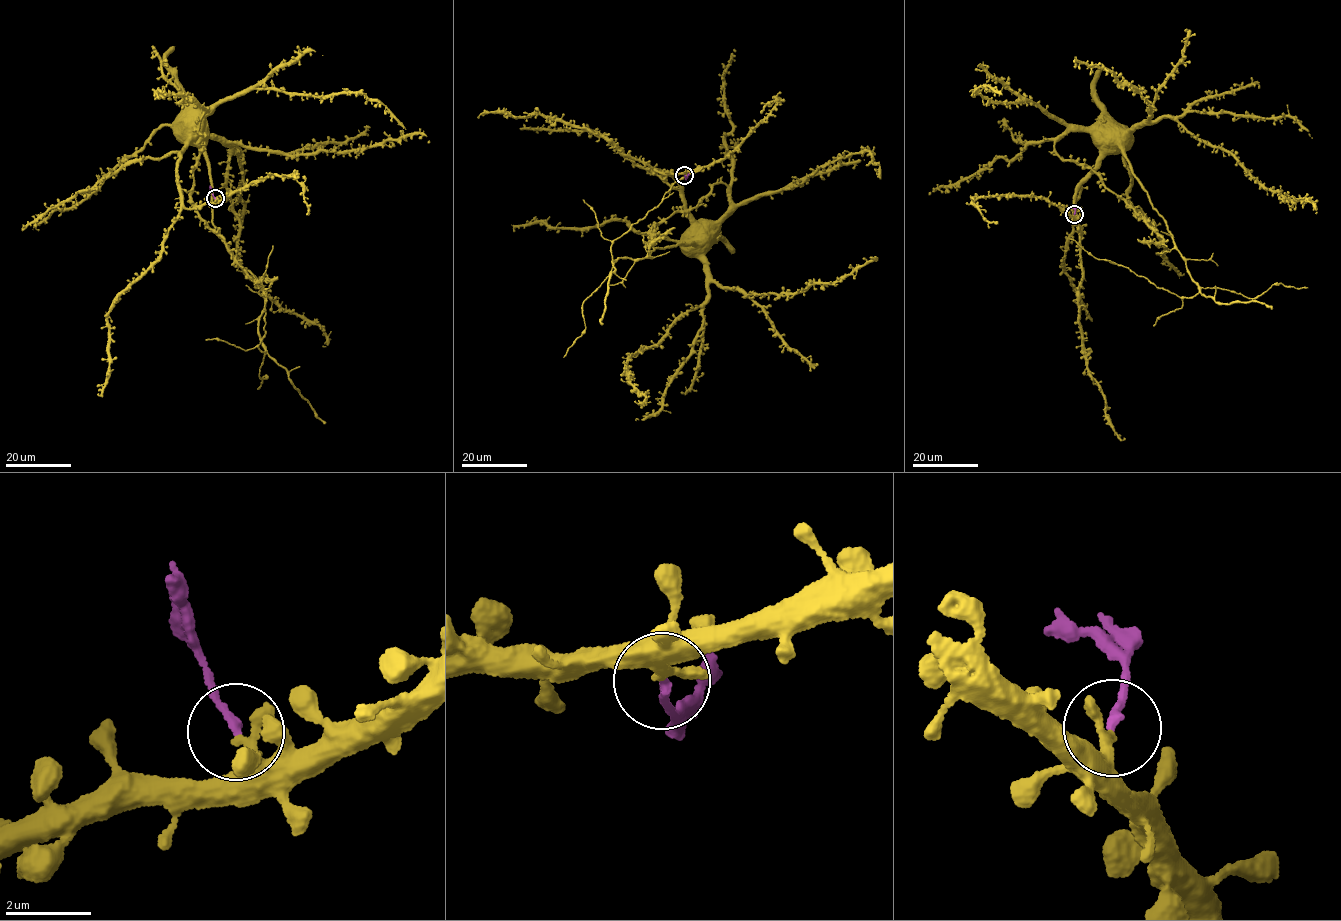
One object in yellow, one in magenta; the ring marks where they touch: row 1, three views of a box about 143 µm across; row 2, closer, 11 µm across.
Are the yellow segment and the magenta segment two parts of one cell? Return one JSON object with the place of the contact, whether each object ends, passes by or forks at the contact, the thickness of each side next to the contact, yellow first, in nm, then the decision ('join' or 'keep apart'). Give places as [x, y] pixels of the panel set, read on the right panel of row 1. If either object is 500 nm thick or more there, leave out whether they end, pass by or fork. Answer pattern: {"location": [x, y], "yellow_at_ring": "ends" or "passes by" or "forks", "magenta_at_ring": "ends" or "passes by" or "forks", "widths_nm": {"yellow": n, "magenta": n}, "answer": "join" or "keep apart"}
{"location": [1074, 214], "yellow_at_ring": "ends", "magenta_at_ring": "ends", "widths_nm": {"yellow": 280, "magenta": 190}, "answer": "keep apart"}

